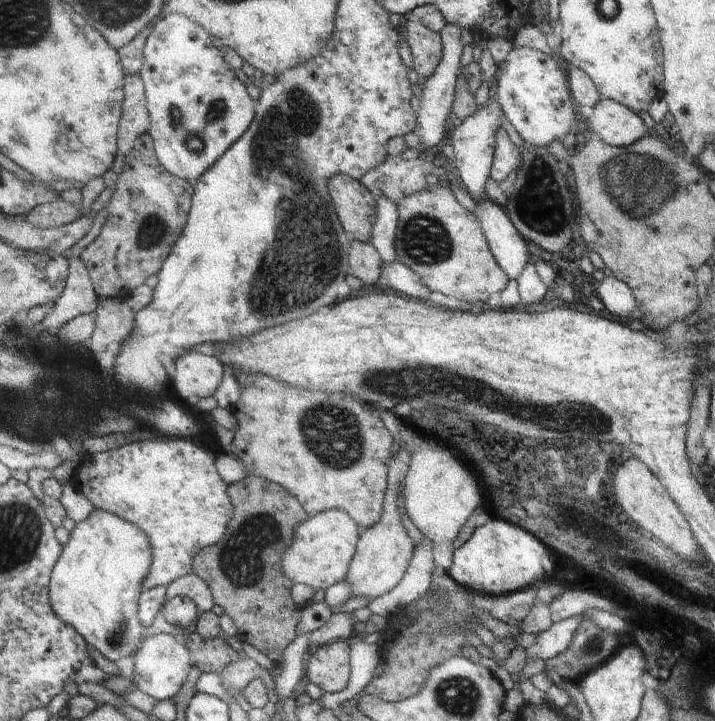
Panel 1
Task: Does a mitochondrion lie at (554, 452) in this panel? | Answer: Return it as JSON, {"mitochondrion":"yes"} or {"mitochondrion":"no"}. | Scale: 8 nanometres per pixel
{"mitochondrion":"yes"}

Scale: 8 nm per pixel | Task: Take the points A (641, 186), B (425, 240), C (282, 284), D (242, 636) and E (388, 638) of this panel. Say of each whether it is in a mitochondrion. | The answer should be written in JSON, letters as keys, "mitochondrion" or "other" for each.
{"A":"mitochondrion","B":"mitochondrion","C":"mitochondrion","D":"other","E":"other"}

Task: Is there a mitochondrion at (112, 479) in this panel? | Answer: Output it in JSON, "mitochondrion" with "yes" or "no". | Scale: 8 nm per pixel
{"mitochondrion":"no"}

